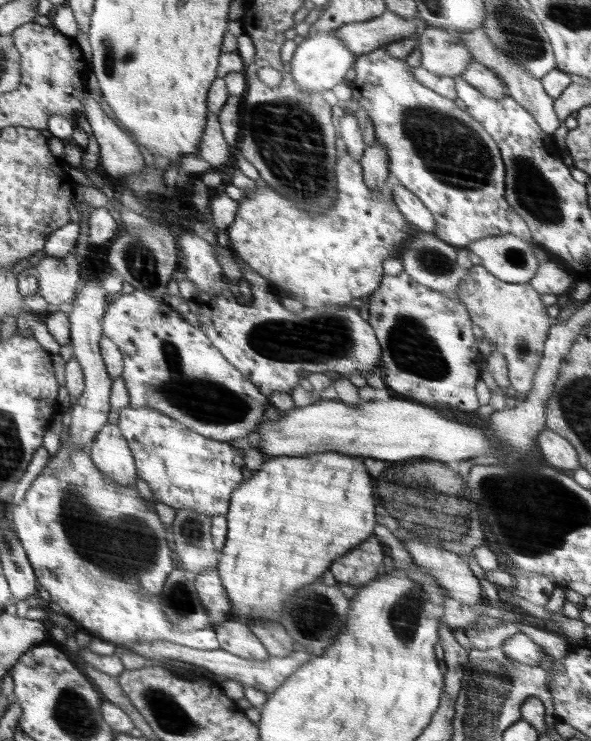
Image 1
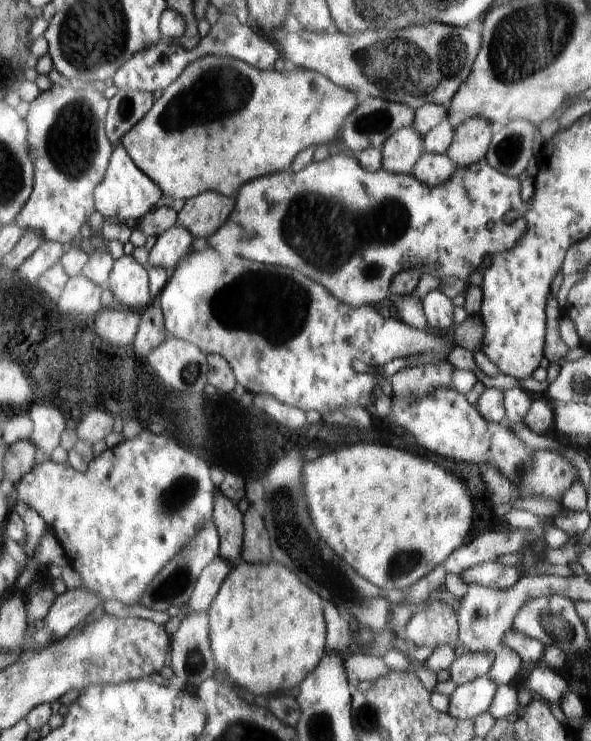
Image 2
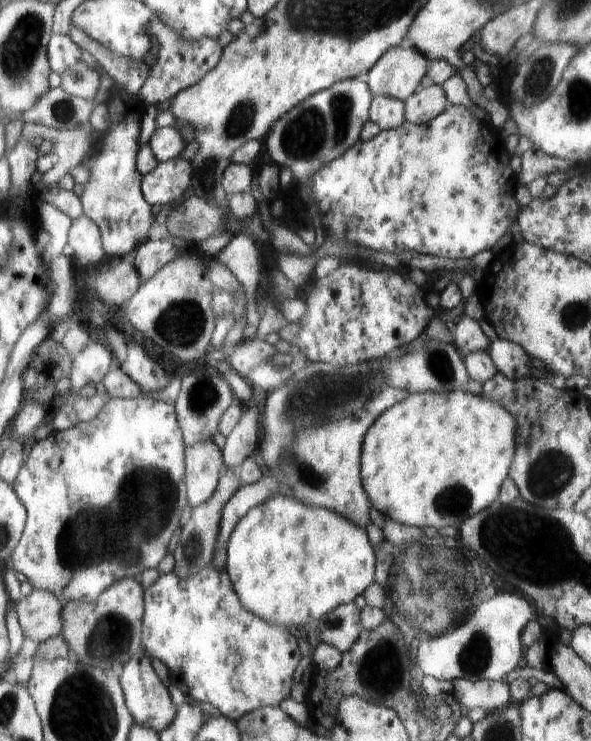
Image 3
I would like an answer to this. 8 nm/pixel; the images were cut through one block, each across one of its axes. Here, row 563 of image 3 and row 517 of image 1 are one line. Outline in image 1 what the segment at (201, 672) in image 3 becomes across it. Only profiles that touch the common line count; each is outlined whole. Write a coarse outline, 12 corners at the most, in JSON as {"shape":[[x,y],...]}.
{"shape":[[126,407],[138,477],[176,511],[229,512],[247,476],[229,442]]}

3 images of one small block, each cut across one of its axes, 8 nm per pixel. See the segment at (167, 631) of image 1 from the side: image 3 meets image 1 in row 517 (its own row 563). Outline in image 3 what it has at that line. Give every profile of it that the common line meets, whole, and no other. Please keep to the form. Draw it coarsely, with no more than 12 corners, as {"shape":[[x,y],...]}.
{"shape":[[110,398],[32,448],[11,566],[98,602],[186,500],[174,403]]}

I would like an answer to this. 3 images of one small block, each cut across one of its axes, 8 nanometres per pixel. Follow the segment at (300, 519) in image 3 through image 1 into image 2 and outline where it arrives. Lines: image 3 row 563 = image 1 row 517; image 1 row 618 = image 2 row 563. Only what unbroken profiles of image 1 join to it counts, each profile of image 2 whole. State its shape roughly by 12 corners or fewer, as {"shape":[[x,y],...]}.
{"shape":[[272,559],[230,565],[217,668],[290,693],[326,648],[322,600]]}

